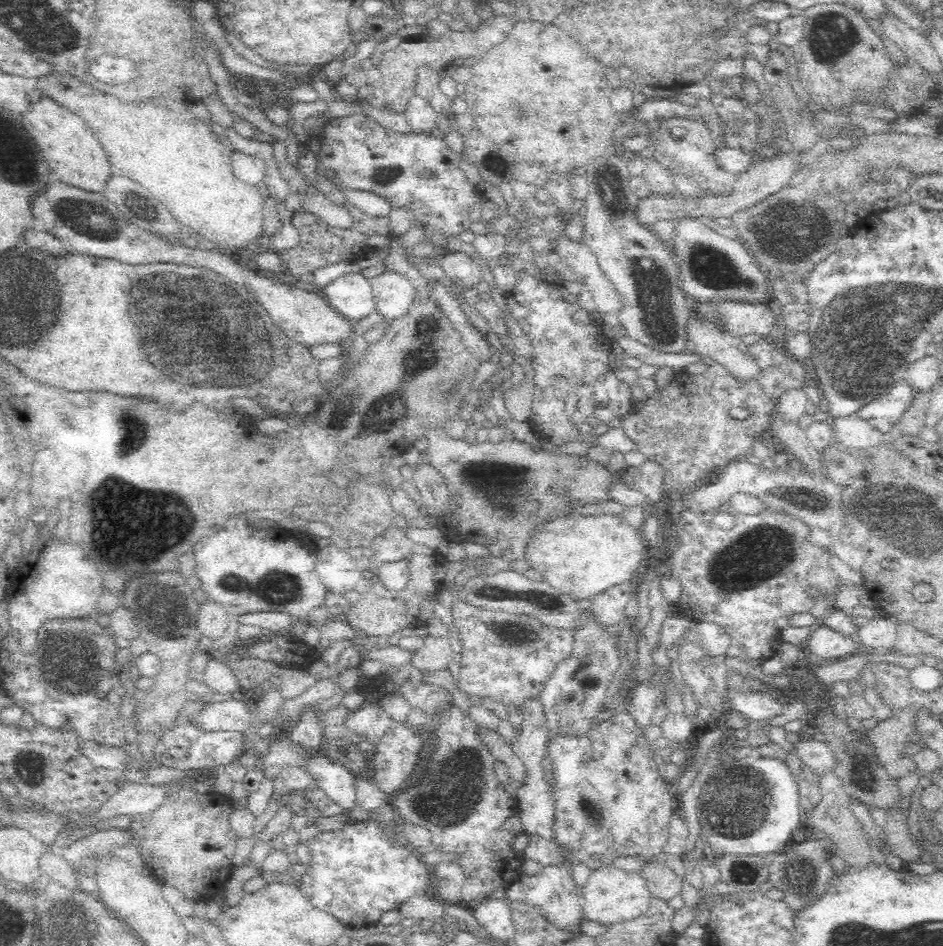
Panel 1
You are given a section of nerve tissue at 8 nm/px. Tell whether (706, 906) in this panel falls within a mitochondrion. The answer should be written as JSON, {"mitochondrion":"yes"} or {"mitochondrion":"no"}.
{"mitochondrion":"no"}

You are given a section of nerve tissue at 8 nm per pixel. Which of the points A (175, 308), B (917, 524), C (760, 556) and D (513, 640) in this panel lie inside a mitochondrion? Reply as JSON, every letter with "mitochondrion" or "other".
{"A":"mitochondrion","B":"mitochondrion","C":"mitochondrion","D":"mitochondrion"}

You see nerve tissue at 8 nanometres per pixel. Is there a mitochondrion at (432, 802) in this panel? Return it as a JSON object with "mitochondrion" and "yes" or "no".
{"mitochondrion":"yes"}

